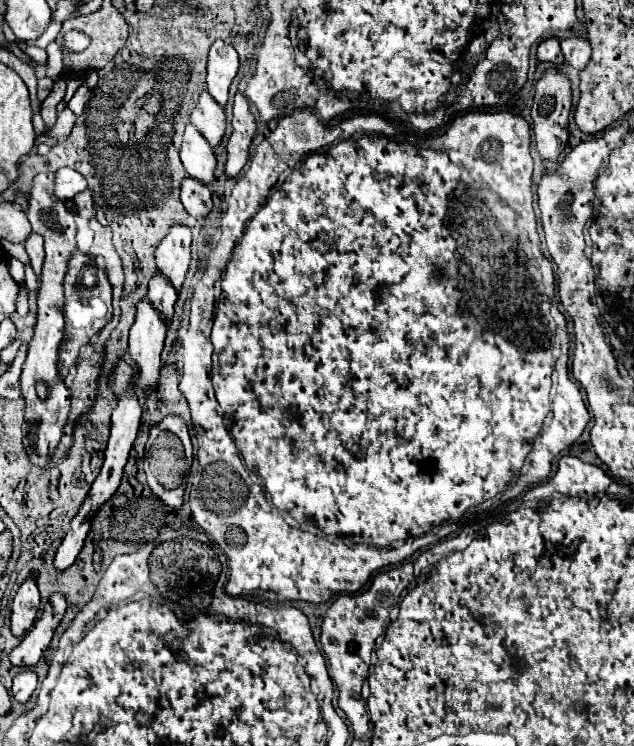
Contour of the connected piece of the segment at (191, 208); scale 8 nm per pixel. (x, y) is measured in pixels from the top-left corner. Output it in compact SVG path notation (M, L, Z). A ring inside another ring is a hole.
M186 178L182 182L182 204L190 216L206 218L208 212L212 210L212 196L210 196L208 186Z

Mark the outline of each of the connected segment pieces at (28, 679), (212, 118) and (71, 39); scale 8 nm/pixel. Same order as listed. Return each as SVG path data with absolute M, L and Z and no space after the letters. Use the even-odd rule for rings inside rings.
M24 670L24 672L16 674L14 684L12 684L12 690L10 690L12 692L12 698L16 702L20 702L20 704L26 704L30 700L32 692L36 690L36 684L38 684L38 678L36 678L34 672Z
M208 90L198 100L198 106L190 114L190 124L206 138L206 142L216 148L226 132L226 116L220 106L216 106L216 100L210 98Z
M70 30L70 32L64 34L64 44L62 46L64 46L64 50L74 54L74 52L82 52L84 48L88 48L88 44L90 44L90 38L86 34Z

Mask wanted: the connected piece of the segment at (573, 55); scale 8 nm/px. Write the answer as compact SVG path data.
M570 36L566 40L560 42L564 58L568 60L568 64L572 64L576 70L582 70L588 60L590 60L590 42L584 36Z

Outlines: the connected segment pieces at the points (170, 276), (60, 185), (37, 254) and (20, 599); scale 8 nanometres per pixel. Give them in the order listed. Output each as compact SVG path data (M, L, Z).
M172 226L170 234L156 248L158 272L174 286L180 294L188 266L190 266L190 230L186 226Z
M62 168L56 172L56 196L62 200L74 198L78 192L88 188L84 176L72 168Z
M30 234L26 246L26 252L30 256L30 266L36 272L36 276L40 278L40 270L42 270L42 262L44 262L44 240L38 234Z
M28 578L20 588L12 602L12 634L22 636L26 630L32 628L40 610L40 592L32 578Z

